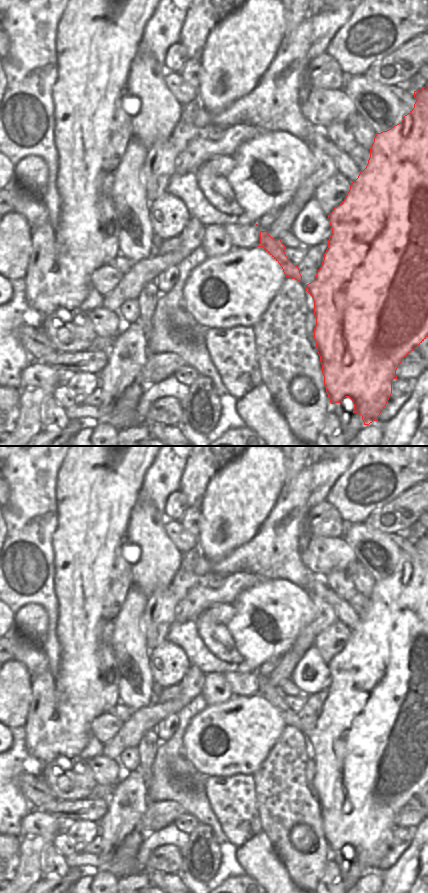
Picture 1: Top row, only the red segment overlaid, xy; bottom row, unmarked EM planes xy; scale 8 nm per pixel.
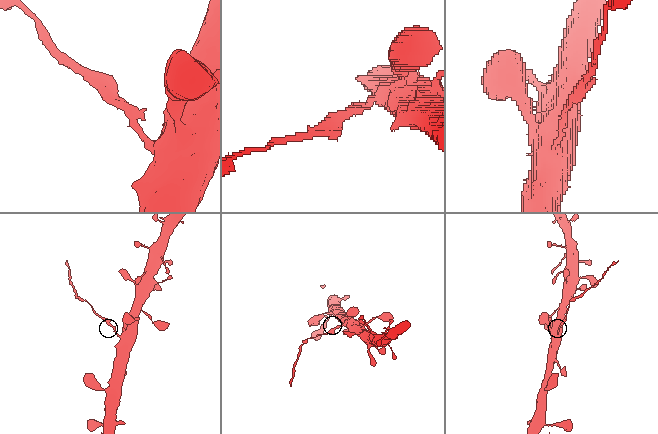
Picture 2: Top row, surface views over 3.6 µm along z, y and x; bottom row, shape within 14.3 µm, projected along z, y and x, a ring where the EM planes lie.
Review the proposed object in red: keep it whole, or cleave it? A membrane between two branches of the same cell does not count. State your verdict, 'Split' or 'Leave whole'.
Split

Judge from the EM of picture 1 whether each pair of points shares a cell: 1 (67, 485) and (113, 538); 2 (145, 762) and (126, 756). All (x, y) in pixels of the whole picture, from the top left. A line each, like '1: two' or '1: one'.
1: one
2: two

